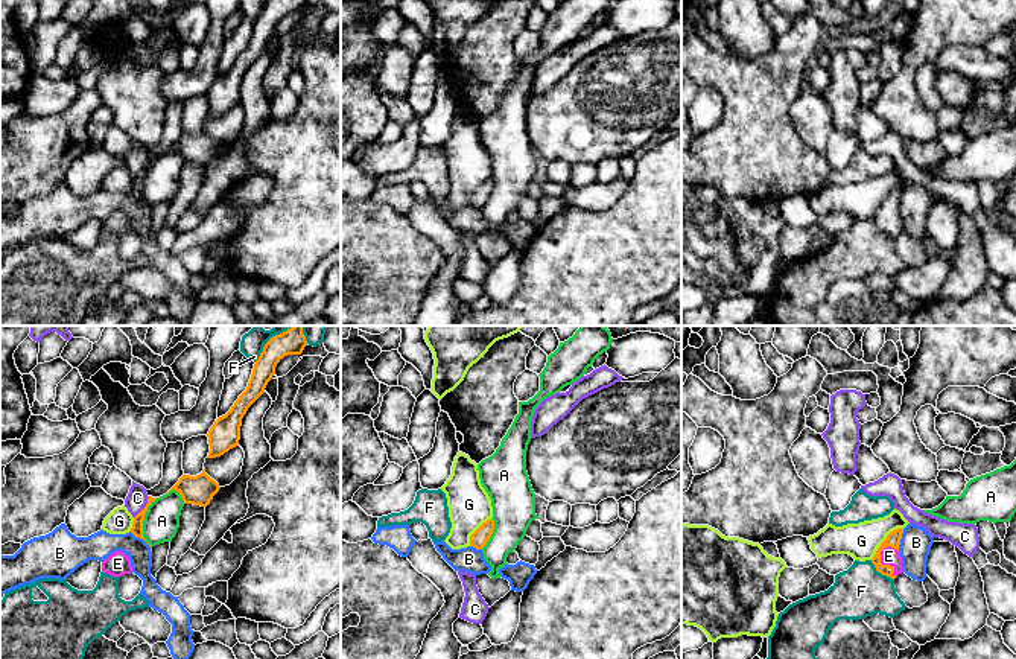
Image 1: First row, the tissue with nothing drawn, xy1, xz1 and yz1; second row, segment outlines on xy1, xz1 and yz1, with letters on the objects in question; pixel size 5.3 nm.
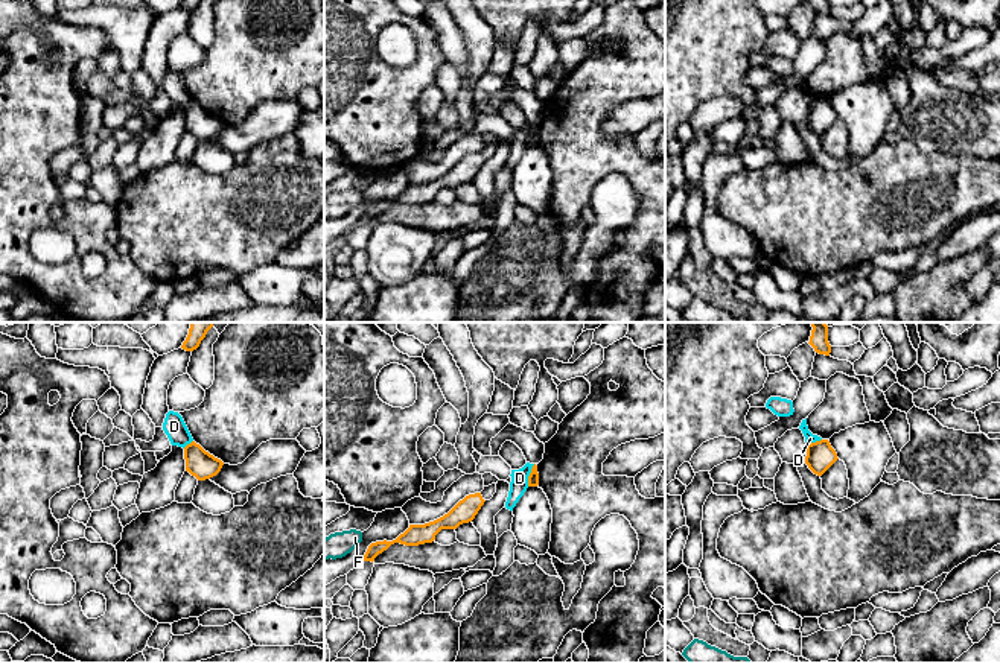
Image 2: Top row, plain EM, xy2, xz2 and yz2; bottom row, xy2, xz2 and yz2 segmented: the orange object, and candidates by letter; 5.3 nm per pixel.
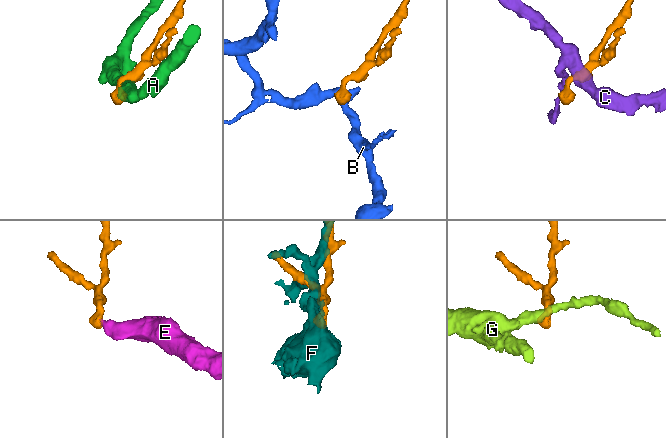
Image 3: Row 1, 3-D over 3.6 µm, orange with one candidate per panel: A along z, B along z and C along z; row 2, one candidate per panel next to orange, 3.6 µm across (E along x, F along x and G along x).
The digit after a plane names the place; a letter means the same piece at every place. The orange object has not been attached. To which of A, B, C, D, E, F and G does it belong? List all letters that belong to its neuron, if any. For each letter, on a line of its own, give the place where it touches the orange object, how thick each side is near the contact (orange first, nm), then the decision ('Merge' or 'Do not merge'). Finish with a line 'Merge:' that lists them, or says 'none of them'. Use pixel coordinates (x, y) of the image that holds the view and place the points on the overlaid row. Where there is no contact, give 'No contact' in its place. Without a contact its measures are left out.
A: Touches orange at xy1 (142, 522). Thickness 60 nm (orange) against 190 nm. Do not merge
B: Touches orange at xy1 (143, 539). Thickness 60 nm (orange) against 150 nm. Do not merge
C: Touches orange at xy1 (145, 507). Thickness 60 nm (orange) against 110 nm. Do not merge
D: Touches orange at xz2 (530, 475). Thickness 60 nm (orange) against 100 nm. Do not merge
E: Touches orange at yz1 (881, 563). Thickness 80 nm (orange) against 100 nm. Merge
F: Touches orange at yz1 (881, 573). Thickness 80 nm (orange) against 280 nm. Do not merge
G: Touches orange at yz1 (884, 541). Thickness 80 nm (orange) against 190 nm. Do not merge
Merge: E

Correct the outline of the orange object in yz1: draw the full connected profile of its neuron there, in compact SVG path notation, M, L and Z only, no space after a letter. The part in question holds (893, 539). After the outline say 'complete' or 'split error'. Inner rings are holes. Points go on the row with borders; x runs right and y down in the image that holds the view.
M903 528L891 531L872 559L876 571L893 580L903 572L902 557L899 551L902 533Z | split error

